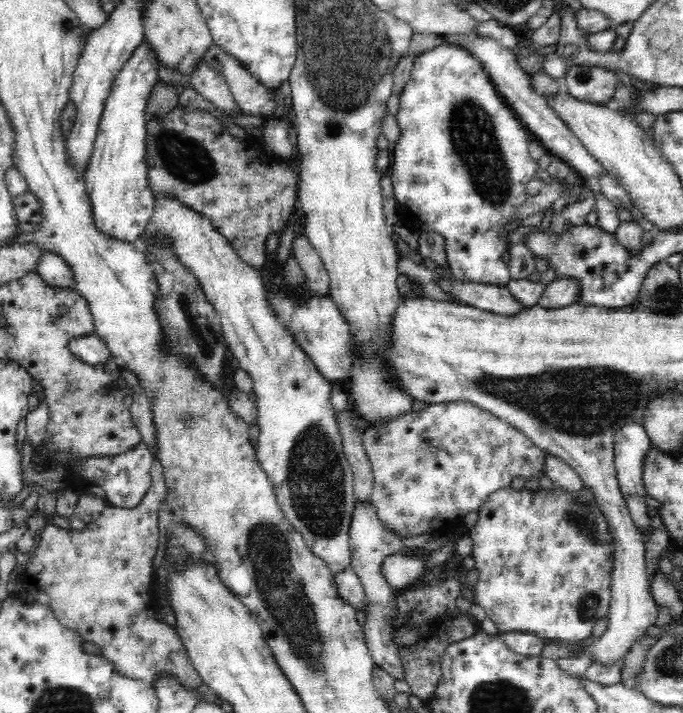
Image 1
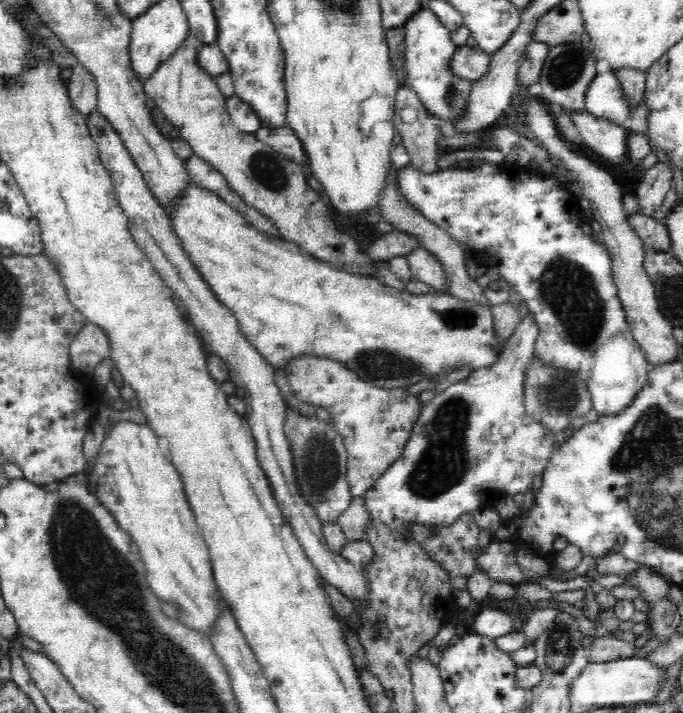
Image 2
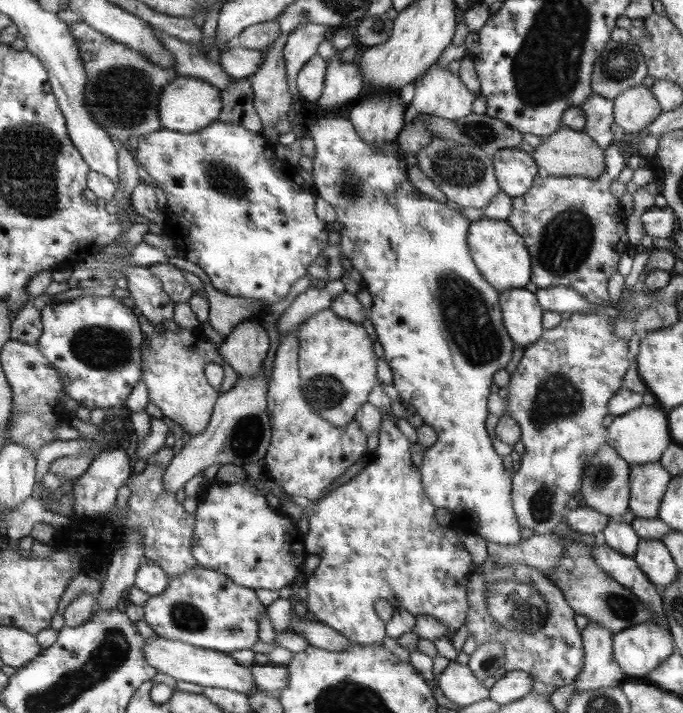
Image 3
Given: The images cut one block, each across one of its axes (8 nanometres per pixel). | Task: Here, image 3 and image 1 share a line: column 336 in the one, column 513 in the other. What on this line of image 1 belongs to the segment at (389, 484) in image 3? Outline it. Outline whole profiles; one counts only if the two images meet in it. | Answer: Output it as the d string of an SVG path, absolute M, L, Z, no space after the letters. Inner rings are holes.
M555 484L551 489L539 486L536 490L530 490L527 487L506 486L505 489L490 494L486 498L486 502L476 511L477 520L475 524L468 528L468 535L472 539L470 557L473 558L474 569L478 572L478 583L472 589L472 601L484 609L486 616L492 620L497 628L497 634L507 631L522 631L535 634L549 641L557 642L561 640L569 644L576 644L576 642L590 637L594 623L607 616L611 601L611 578L615 553L614 539L606 522L606 517L603 516L599 506L594 501L579 500L579 494L580 491L568 492Z

